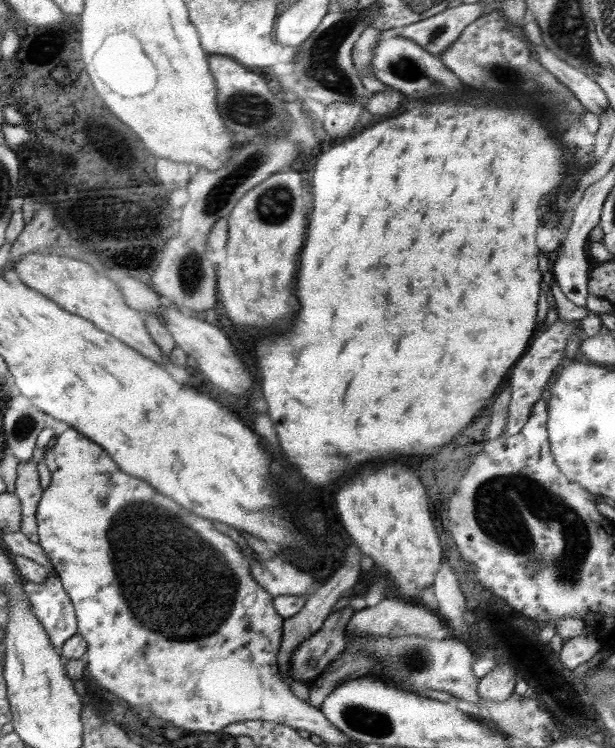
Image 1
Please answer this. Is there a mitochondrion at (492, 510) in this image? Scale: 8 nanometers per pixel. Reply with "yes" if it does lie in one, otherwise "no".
yes

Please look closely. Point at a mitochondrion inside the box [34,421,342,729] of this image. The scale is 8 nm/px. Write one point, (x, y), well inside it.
(132, 526)

